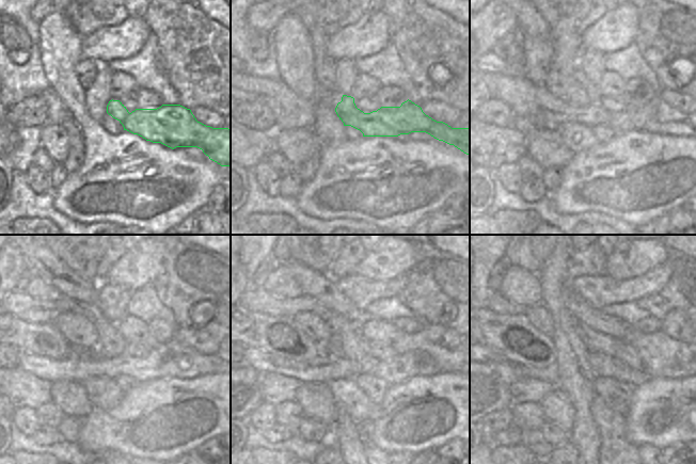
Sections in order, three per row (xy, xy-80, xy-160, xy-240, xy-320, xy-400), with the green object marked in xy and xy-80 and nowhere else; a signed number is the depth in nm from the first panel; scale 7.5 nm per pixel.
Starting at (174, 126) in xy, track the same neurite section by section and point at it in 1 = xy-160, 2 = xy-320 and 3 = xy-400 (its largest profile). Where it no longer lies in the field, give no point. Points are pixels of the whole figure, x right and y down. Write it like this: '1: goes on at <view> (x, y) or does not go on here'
1: goes on at xy-160 (653, 116)
2: goes on at xy-320 (323, 368)
3: goes on at xy-400 (549, 374)

